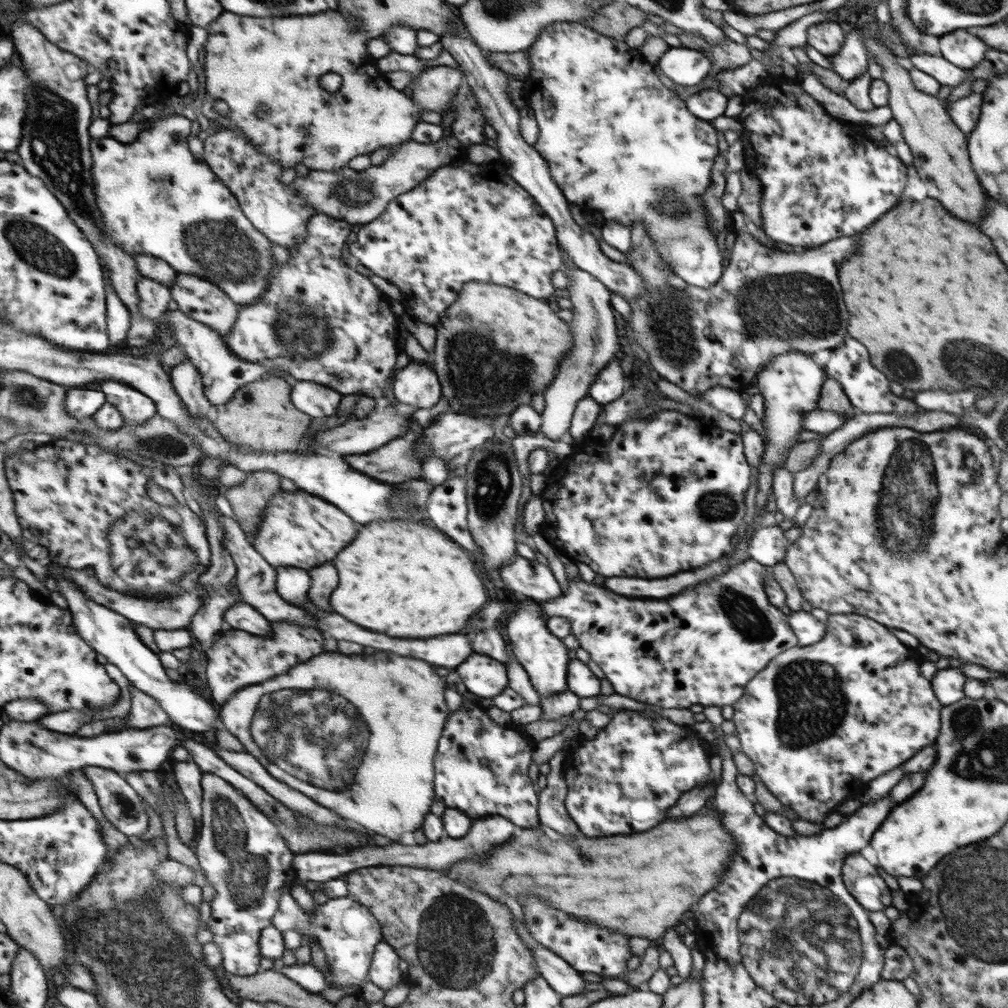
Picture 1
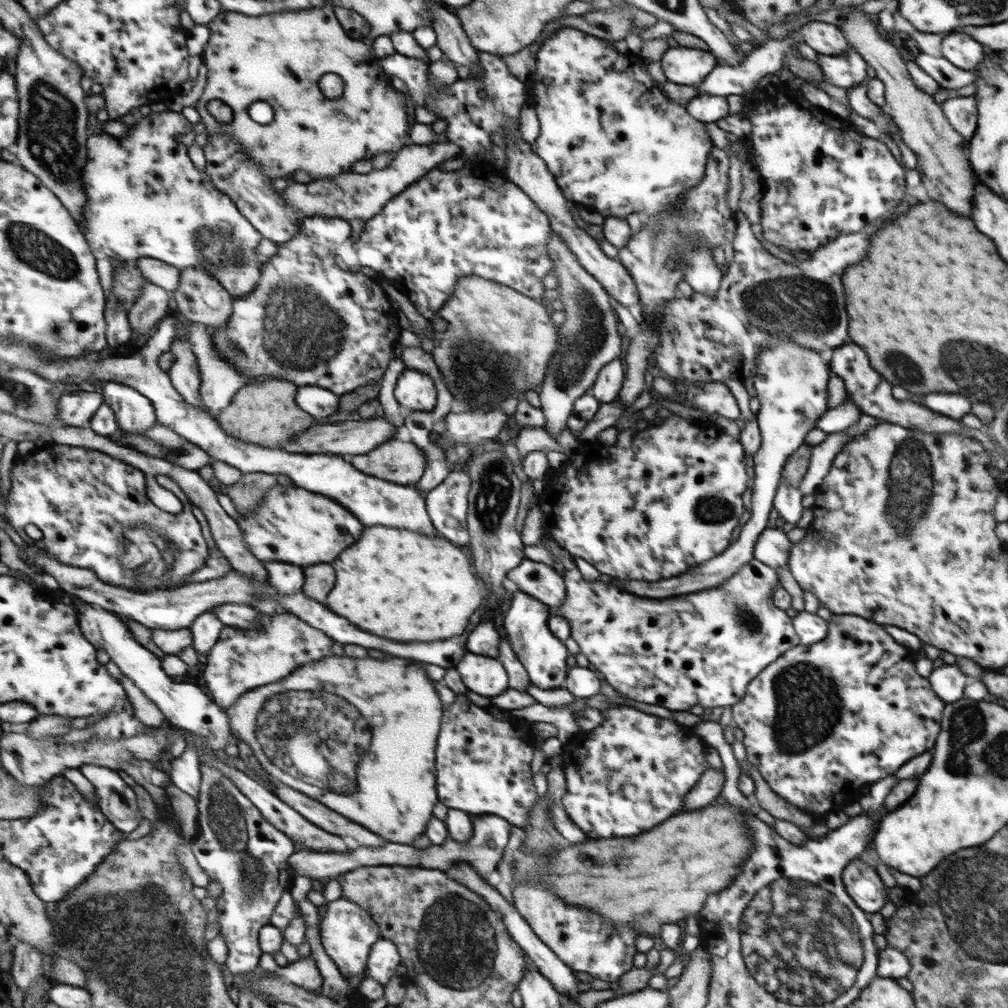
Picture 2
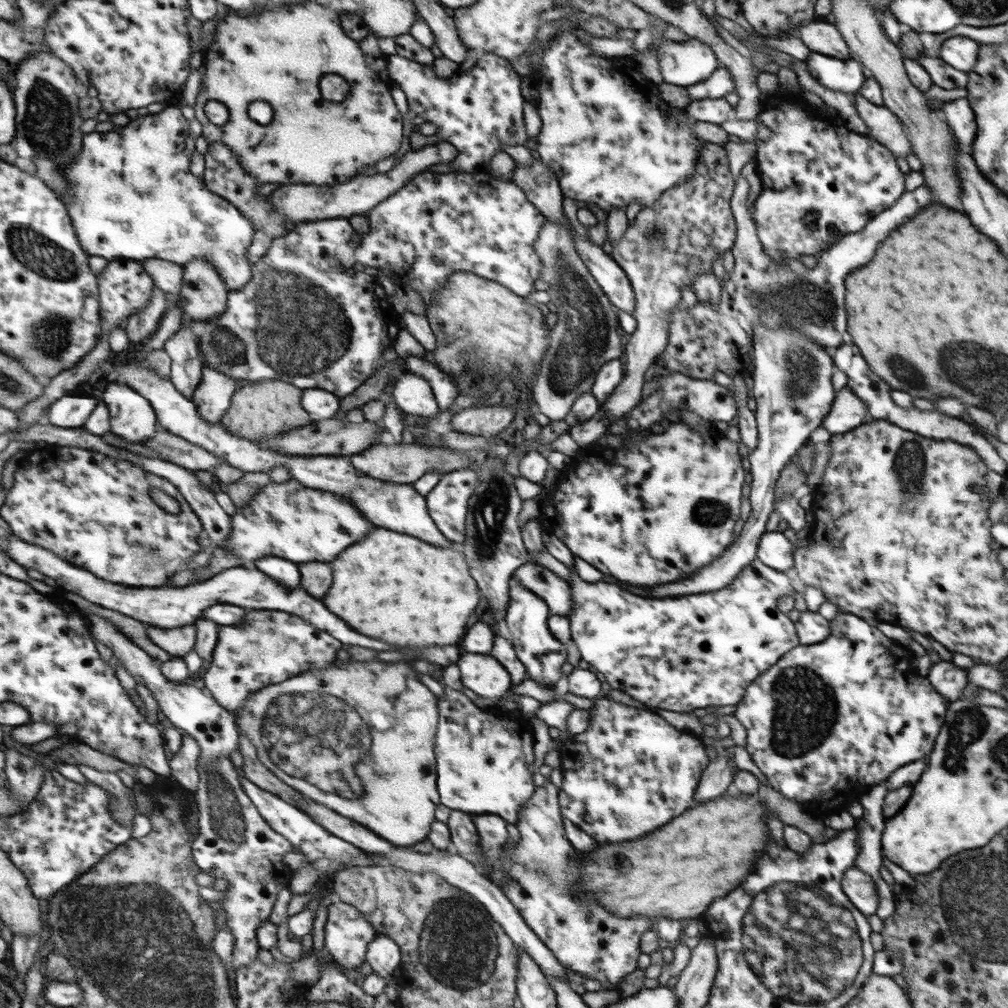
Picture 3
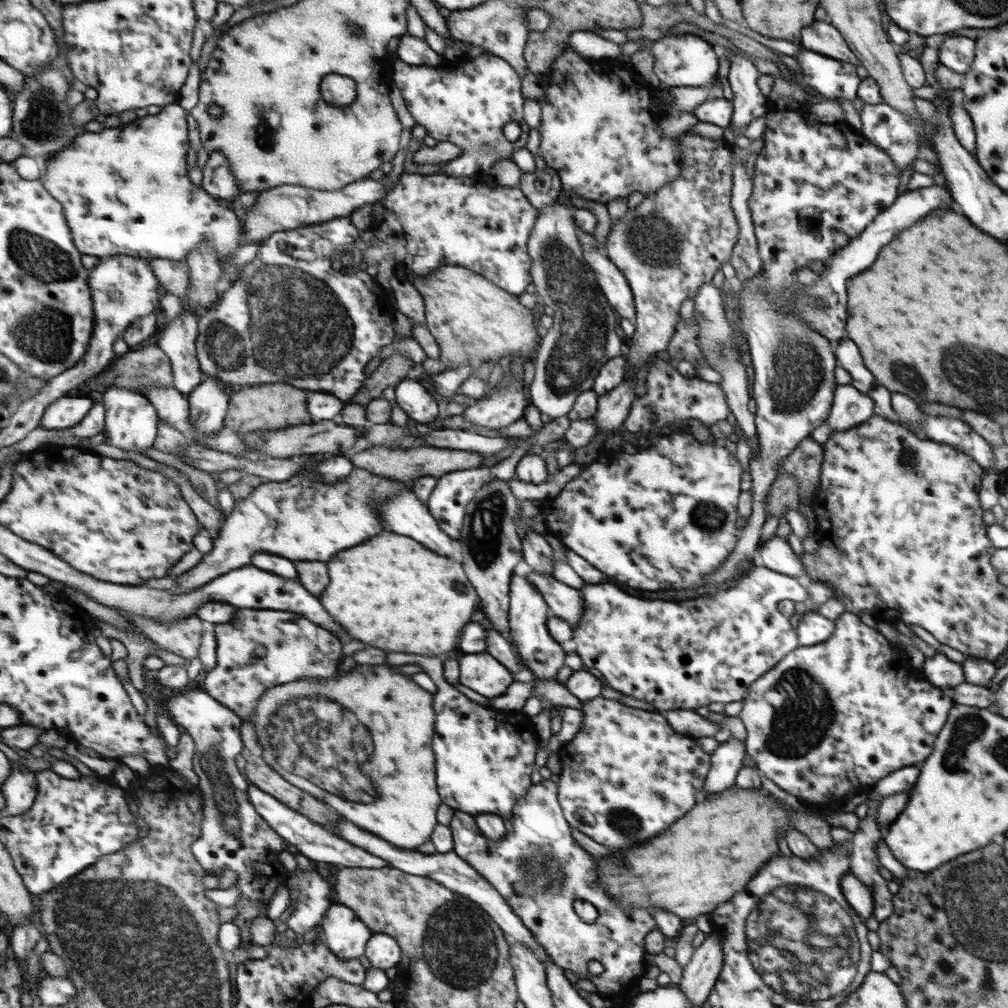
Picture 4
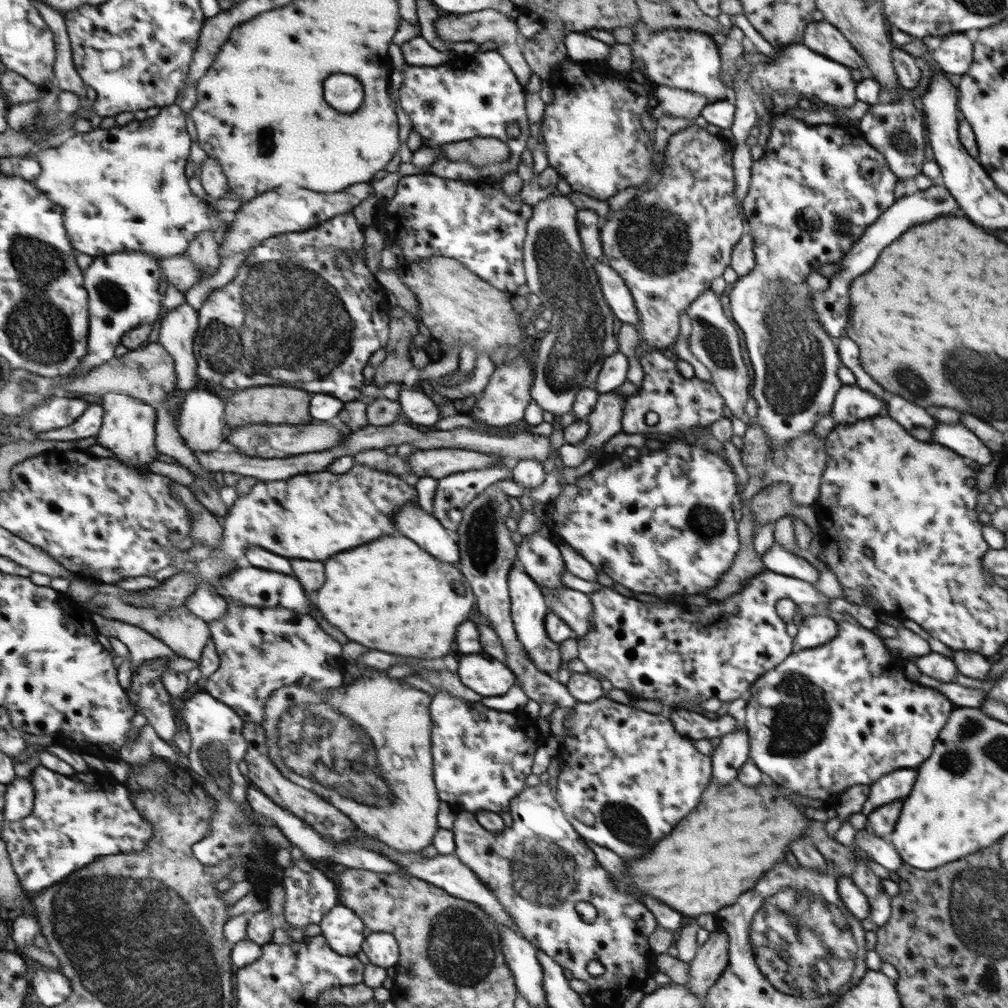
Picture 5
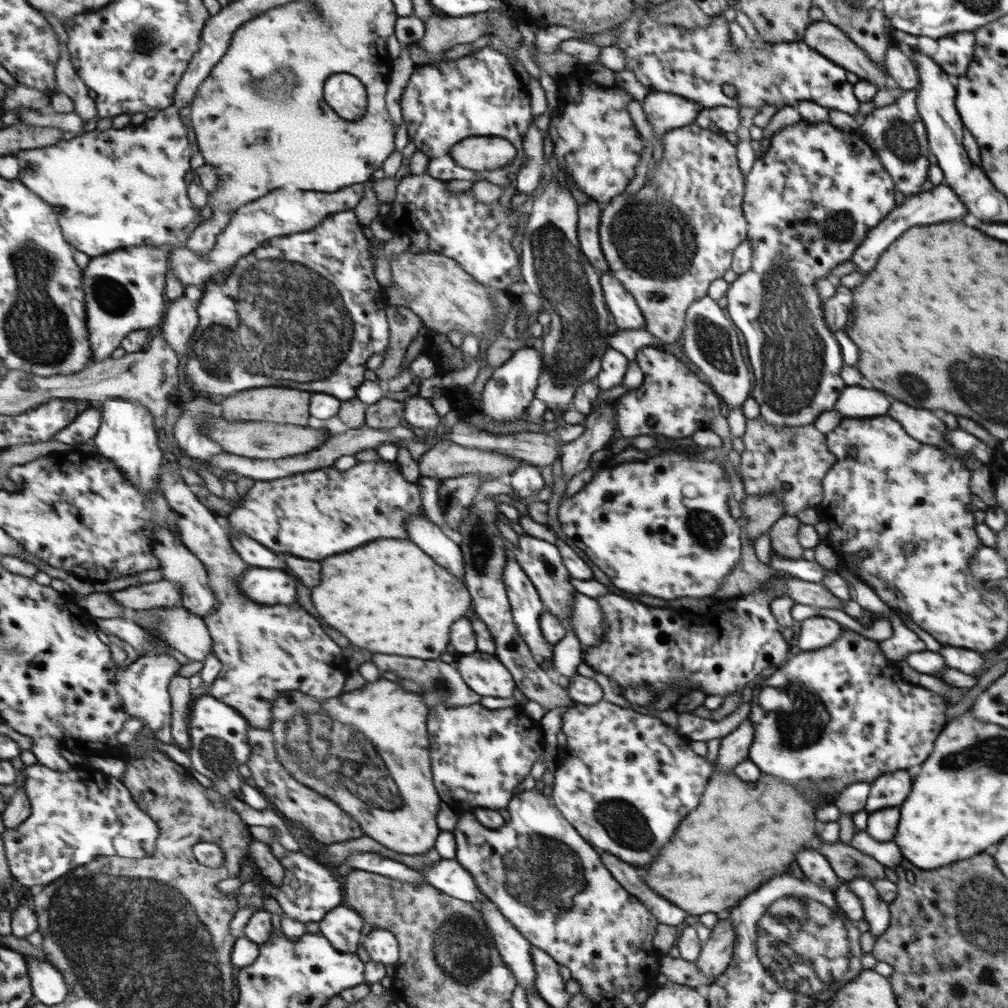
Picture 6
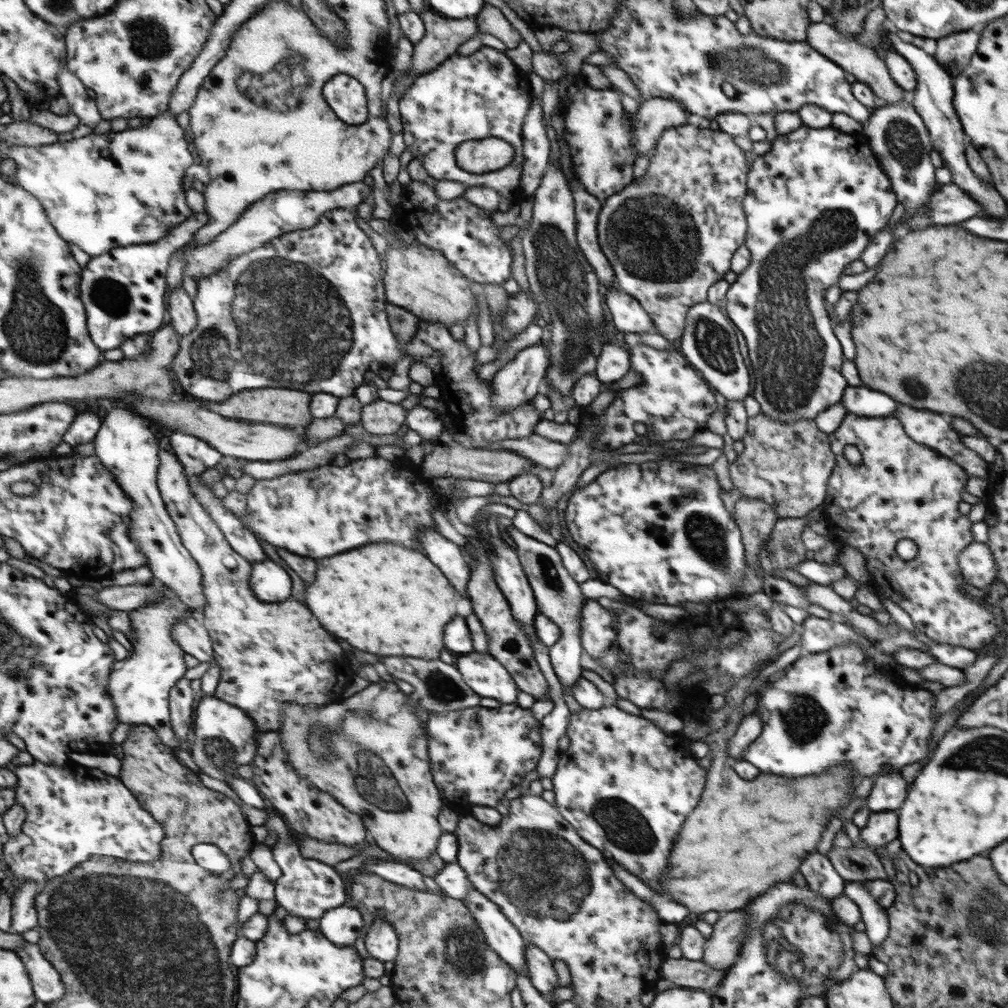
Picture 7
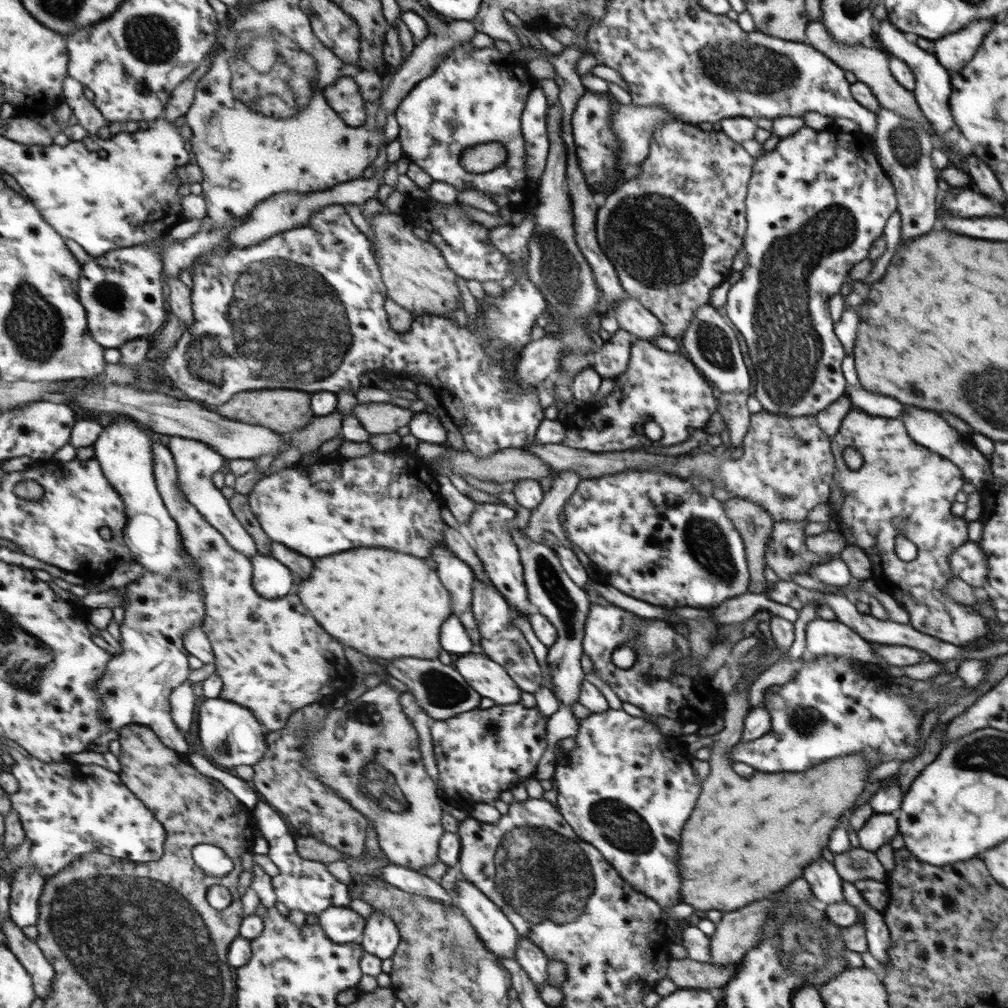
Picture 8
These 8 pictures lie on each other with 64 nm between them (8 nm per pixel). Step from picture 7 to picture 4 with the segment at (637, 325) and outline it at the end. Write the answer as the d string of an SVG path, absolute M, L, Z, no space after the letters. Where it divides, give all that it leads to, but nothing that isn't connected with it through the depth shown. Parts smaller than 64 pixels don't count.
M596 248L585 251L584 259L592 267L597 284L600 284L603 289L608 304L612 305L622 318L634 320L632 292L619 269L607 257L603 257Z

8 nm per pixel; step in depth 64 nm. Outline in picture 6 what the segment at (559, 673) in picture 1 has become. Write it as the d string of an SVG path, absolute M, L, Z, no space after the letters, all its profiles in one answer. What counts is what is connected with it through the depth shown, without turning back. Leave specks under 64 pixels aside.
M512 549L507 550L505 562L502 566L501 580L504 584L506 597L510 604L510 614L513 623L516 624L517 632L521 635L523 642L528 646L532 657L537 664L541 661L547 661L551 666L553 664L553 644L549 644L540 631L540 616L544 614L543 601L540 600L539 593L528 579L528 575L520 567L519 562L515 559Z

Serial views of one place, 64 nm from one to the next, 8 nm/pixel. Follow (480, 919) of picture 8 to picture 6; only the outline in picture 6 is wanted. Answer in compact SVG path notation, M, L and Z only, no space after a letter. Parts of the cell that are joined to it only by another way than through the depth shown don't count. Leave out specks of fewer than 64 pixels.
M475 901L472 906L479 909L483 915L484 923L487 924L492 940L495 941L497 953L511 969L512 975L517 977L517 984L525 992L536 992L536 964L531 954L532 945L491 901Z

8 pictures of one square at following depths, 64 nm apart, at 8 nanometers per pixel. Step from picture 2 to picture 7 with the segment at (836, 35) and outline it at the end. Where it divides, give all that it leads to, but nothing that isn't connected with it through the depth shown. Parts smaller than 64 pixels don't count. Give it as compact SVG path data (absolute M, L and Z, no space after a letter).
M828 21L810 22L808 24L807 38L804 42L816 49L817 53L822 53L830 61L835 62L845 72L851 73L855 81L869 85L877 98L881 98L886 105L899 104L904 98L905 90L892 79L888 67L884 63L883 54L875 52L871 47L866 47L865 44L861 44L853 40L853 38L849 39L843 36Z

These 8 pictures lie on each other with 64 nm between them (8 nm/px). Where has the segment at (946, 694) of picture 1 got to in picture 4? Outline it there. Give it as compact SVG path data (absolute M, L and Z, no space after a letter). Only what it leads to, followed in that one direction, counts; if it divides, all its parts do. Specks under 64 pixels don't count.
M940 652L923 661L922 671L925 676L928 676L931 683L945 694L950 694L953 686L964 682L964 671L961 665L947 659Z

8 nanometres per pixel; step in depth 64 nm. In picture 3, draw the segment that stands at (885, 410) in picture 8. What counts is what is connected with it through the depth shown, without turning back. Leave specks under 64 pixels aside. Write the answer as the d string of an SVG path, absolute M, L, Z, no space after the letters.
M845 386L840 389L832 411L824 416L820 425L833 435L843 434L859 426L868 417L865 404L861 404L859 398L853 396L853 391Z

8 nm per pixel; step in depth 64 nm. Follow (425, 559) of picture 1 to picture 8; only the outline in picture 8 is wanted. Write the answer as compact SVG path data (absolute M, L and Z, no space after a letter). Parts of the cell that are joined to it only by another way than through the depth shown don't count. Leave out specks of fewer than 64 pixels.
M357 548L353 552L343 552L329 556L325 560L315 560L315 570L309 580L299 586L299 596L305 606L325 624L325 630L335 636L341 644L371 656L371 658L437 658L439 654L439 626L449 616L449 595L443 583L437 580L436 569L429 570L421 558L409 554L399 554L381 548Z

